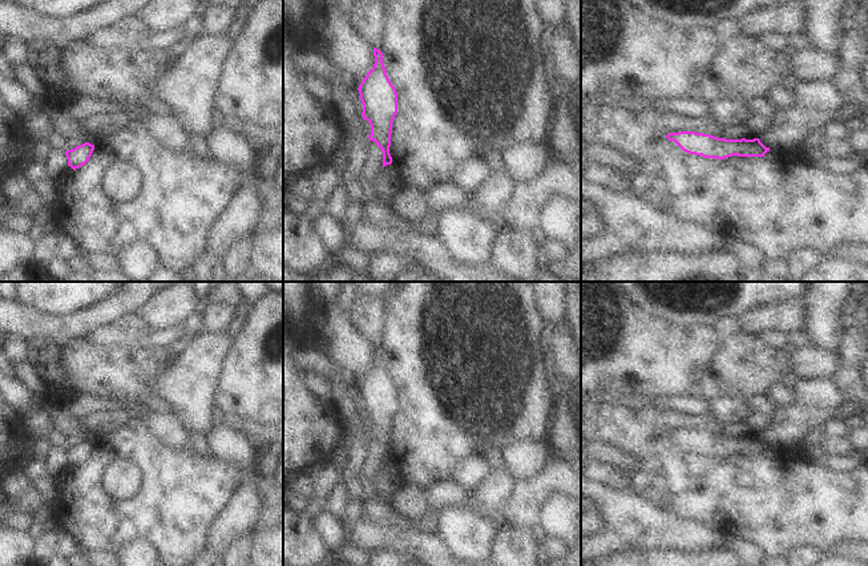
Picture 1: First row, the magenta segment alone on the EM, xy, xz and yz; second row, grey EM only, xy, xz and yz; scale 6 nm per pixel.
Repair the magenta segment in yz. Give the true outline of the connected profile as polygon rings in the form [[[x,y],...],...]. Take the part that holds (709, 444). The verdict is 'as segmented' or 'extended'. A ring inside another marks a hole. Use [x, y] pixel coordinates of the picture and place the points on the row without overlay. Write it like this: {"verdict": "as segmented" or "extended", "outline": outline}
{"verdict": "as segmented", "outline": [[[695,429],[669,430],[666,436],[674,438],[683,449],[705,456],[764,454],[770,449],[759,436],[726,437]]]}

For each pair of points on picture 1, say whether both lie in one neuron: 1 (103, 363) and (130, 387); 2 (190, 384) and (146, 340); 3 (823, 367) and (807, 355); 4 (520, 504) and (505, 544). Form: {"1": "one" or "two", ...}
{"1": "one", "2": "two", "3": "one", "4": "two"}

